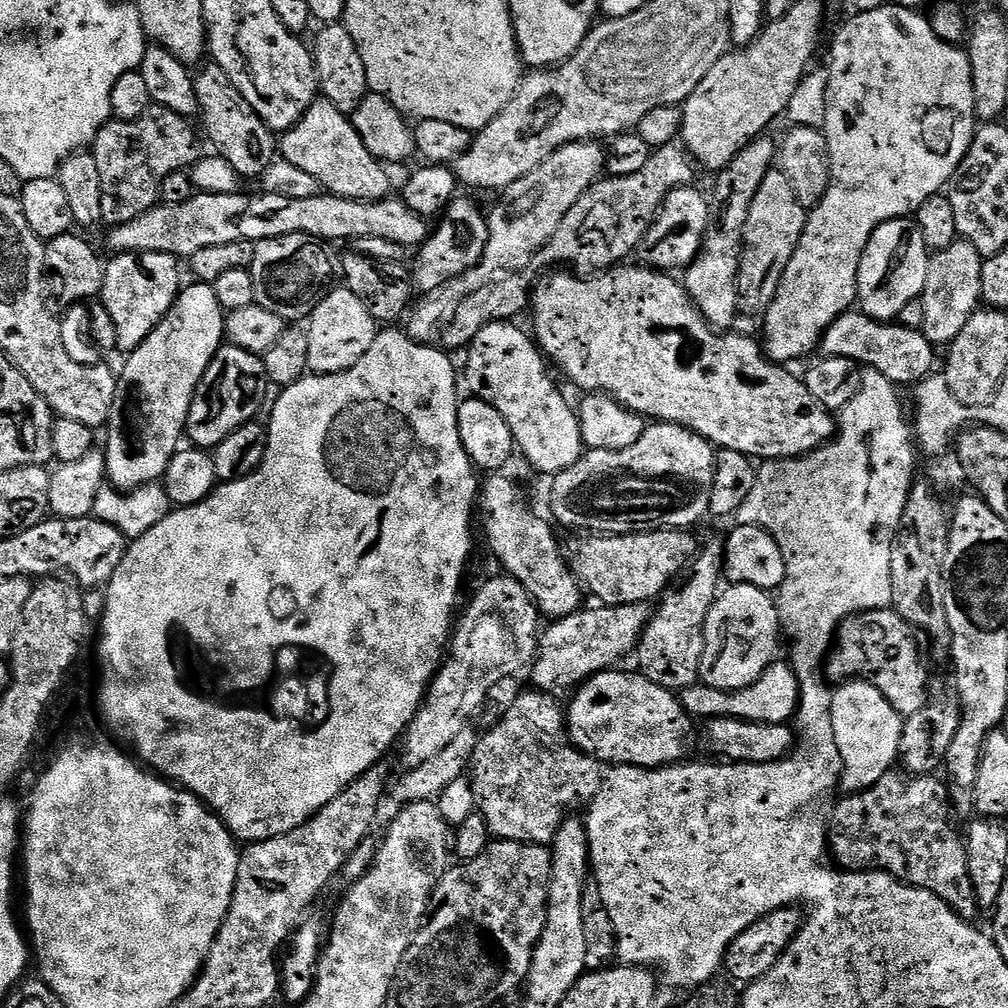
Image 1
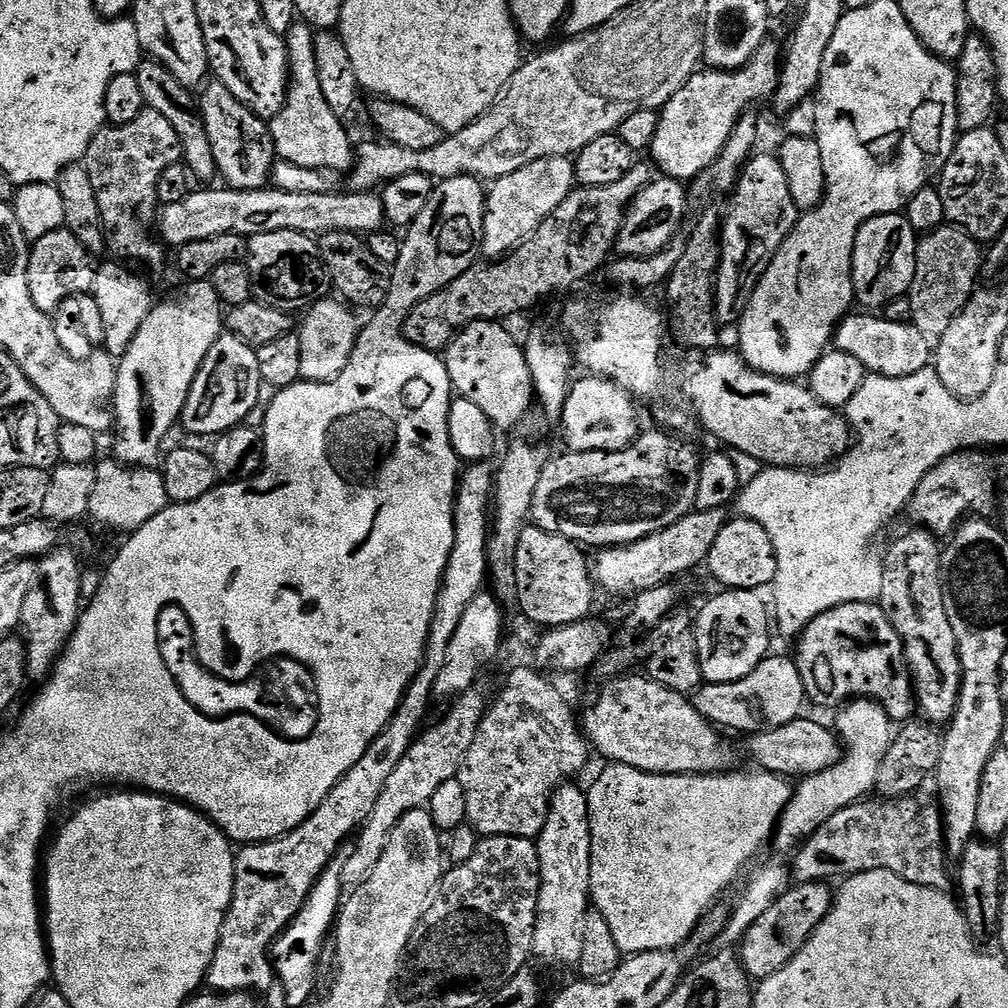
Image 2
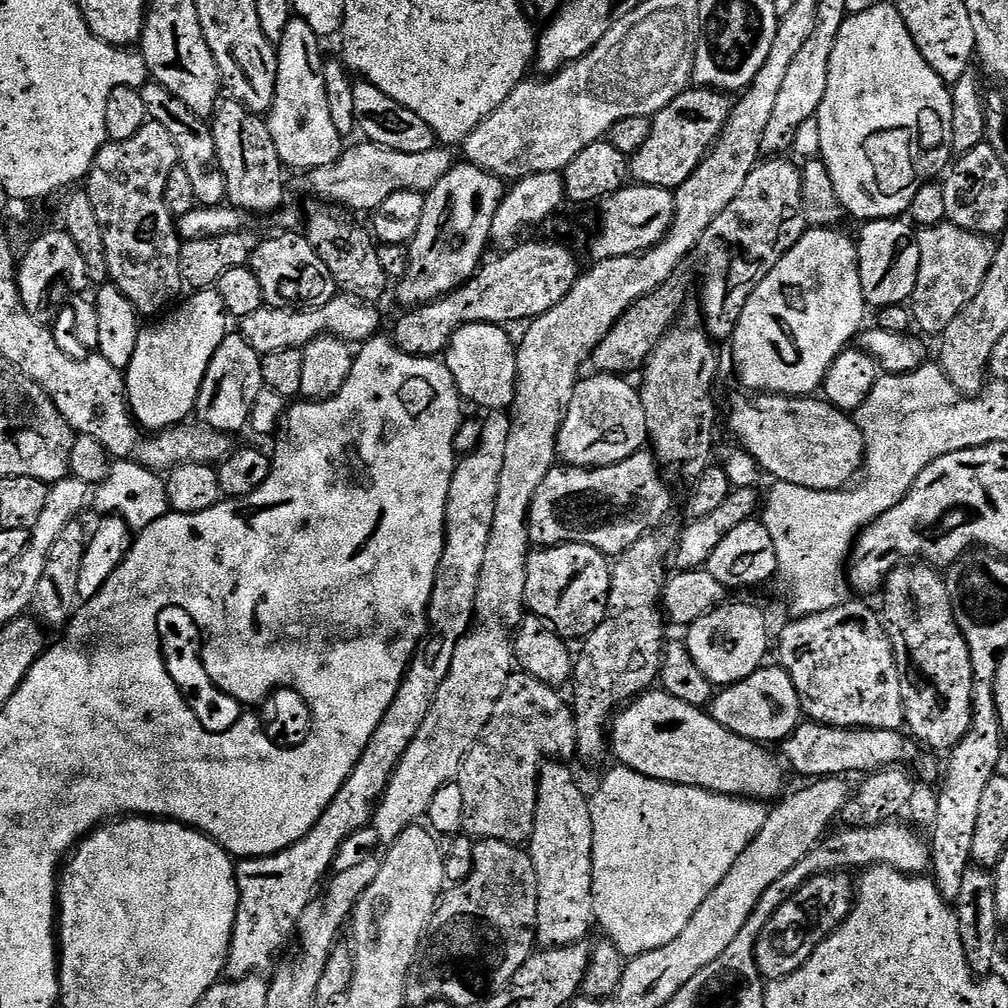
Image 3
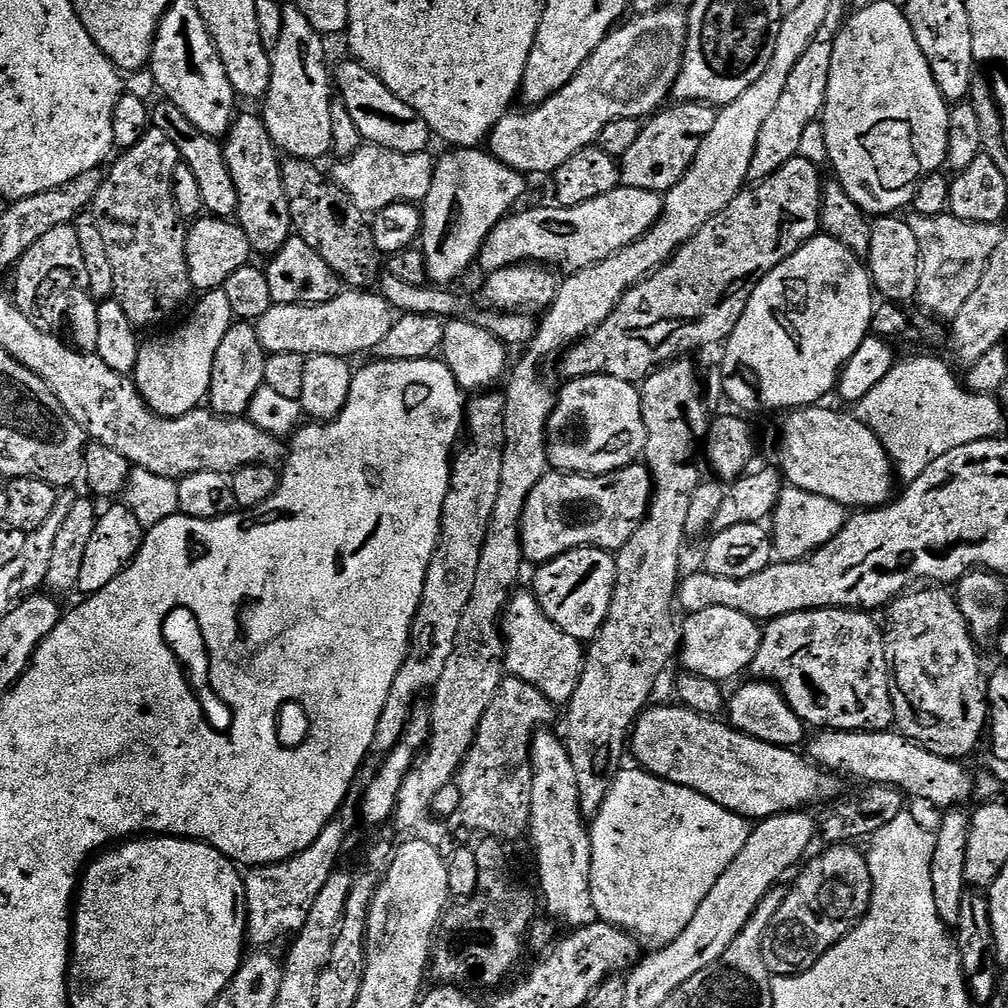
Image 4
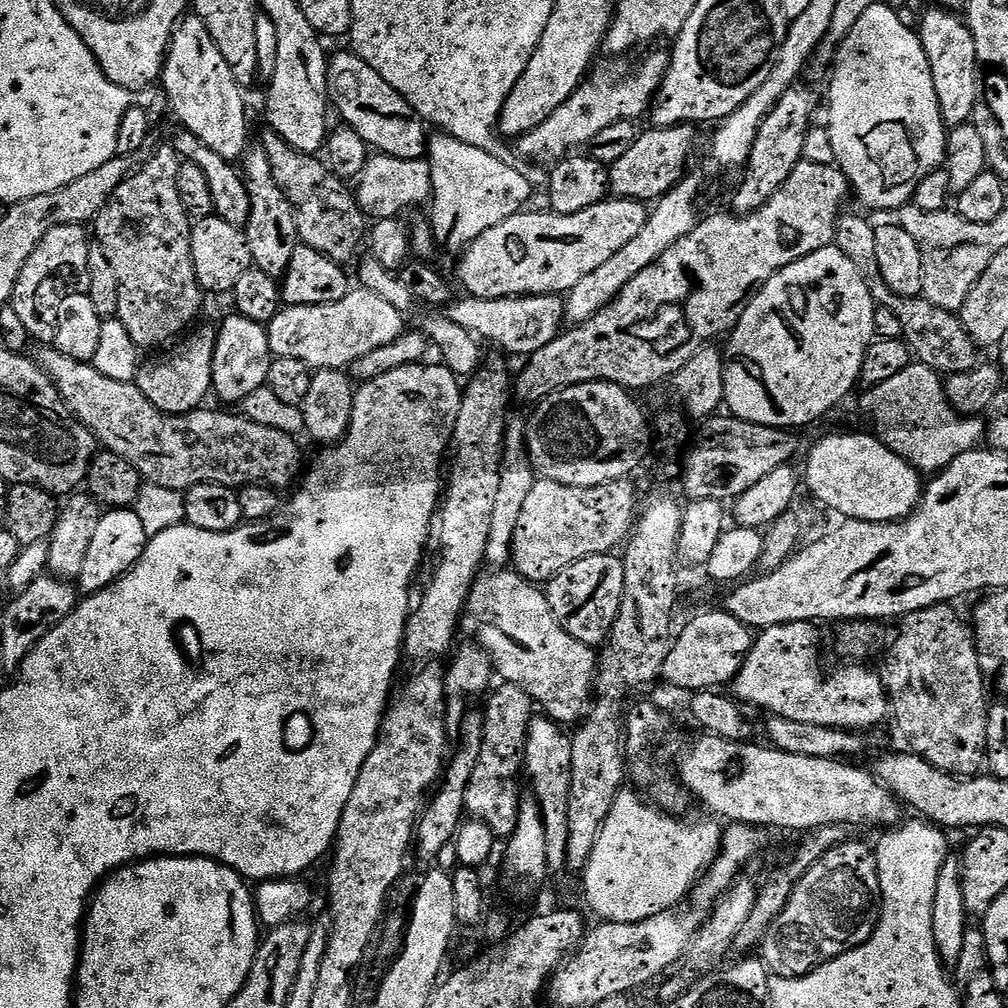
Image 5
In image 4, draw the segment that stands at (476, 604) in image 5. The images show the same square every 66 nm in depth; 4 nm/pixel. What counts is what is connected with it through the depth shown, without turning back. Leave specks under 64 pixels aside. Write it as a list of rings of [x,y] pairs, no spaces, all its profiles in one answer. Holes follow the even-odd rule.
[[[531,591],[519,592],[509,599],[506,615],[502,620],[504,667],[522,682],[530,682],[530,686],[542,690],[542,694],[546,694],[553,706],[567,705],[580,681],[585,649],[581,641],[566,634],[566,630],[546,618]]]

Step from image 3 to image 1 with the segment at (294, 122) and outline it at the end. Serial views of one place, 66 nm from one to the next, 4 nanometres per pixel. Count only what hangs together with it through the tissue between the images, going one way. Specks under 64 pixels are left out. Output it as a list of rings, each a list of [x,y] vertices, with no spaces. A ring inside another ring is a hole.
[[[313,100],[300,120],[284,132],[279,140],[279,155],[298,170],[306,170],[306,174],[310,174],[310,178],[314,178],[325,193],[347,200],[382,200],[389,195],[388,176],[384,173],[385,165],[366,151],[360,135],[353,130],[349,117],[339,112],[328,100]]]

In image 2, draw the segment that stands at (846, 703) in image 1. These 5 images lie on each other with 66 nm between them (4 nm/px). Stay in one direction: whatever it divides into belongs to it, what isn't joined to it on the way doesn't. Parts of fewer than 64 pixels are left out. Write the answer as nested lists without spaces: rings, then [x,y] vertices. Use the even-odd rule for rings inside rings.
[[[863,698],[849,701],[848,704],[843,705],[837,712],[839,714],[836,718],[836,724],[834,723],[834,728],[844,749],[841,760],[839,763],[816,775],[803,777],[793,789],[792,798],[787,806],[784,807],[780,820],[773,832],[772,846],[774,844],[775,848],[780,852],[789,851],[788,853],[791,853],[795,851],[801,843],[818,830],[818,827],[828,822],[838,810],[859,803],[875,789],[878,769],[894,739],[893,723],[880,704]]]

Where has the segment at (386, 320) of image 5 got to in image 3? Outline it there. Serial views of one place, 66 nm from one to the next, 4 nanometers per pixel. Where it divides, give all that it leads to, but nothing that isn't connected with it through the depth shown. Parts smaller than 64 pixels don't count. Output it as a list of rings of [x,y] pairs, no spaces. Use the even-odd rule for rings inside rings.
[[[338,294],[321,308],[274,308],[263,306],[239,321],[239,335],[244,336],[258,353],[286,348],[303,349],[304,345],[320,336],[339,336],[349,342],[372,339],[381,331],[380,316],[367,300],[359,300],[355,294]]]

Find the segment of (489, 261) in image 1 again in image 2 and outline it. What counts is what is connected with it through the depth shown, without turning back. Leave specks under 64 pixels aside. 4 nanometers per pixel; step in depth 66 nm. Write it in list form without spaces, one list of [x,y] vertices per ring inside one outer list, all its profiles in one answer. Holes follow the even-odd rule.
[[[567,156],[530,162],[522,166],[522,170],[514,170],[514,174],[491,181],[484,209],[483,255],[495,262],[515,252],[525,240],[534,235],[547,216],[552,216],[554,210],[566,202],[576,187],[576,166]]]

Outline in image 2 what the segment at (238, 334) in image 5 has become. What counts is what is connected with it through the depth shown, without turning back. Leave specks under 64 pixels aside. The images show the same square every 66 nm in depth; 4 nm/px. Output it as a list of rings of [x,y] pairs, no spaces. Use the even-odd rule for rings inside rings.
[[[221,334],[210,346],[210,354],[206,354],[206,358],[200,363],[179,423],[182,428],[184,424],[186,431],[209,438],[241,427],[258,402],[260,381],[256,349],[235,334]]]

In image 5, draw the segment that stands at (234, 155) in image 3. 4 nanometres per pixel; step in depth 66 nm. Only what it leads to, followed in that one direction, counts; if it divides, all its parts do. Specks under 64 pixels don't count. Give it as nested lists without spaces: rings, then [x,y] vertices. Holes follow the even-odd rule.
[[[263,146],[249,147],[242,157],[242,175],[248,185],[248,193],[252,199],[252,210],[248,220],[247,233],[250,242],[250,254],[253,265],[266,274],[280,278],[288,271],[295,251],[301,248],[296,211],[286,198],[282,186],[274,178],[274,169],[270,166],[270,158],[266,158]]]

